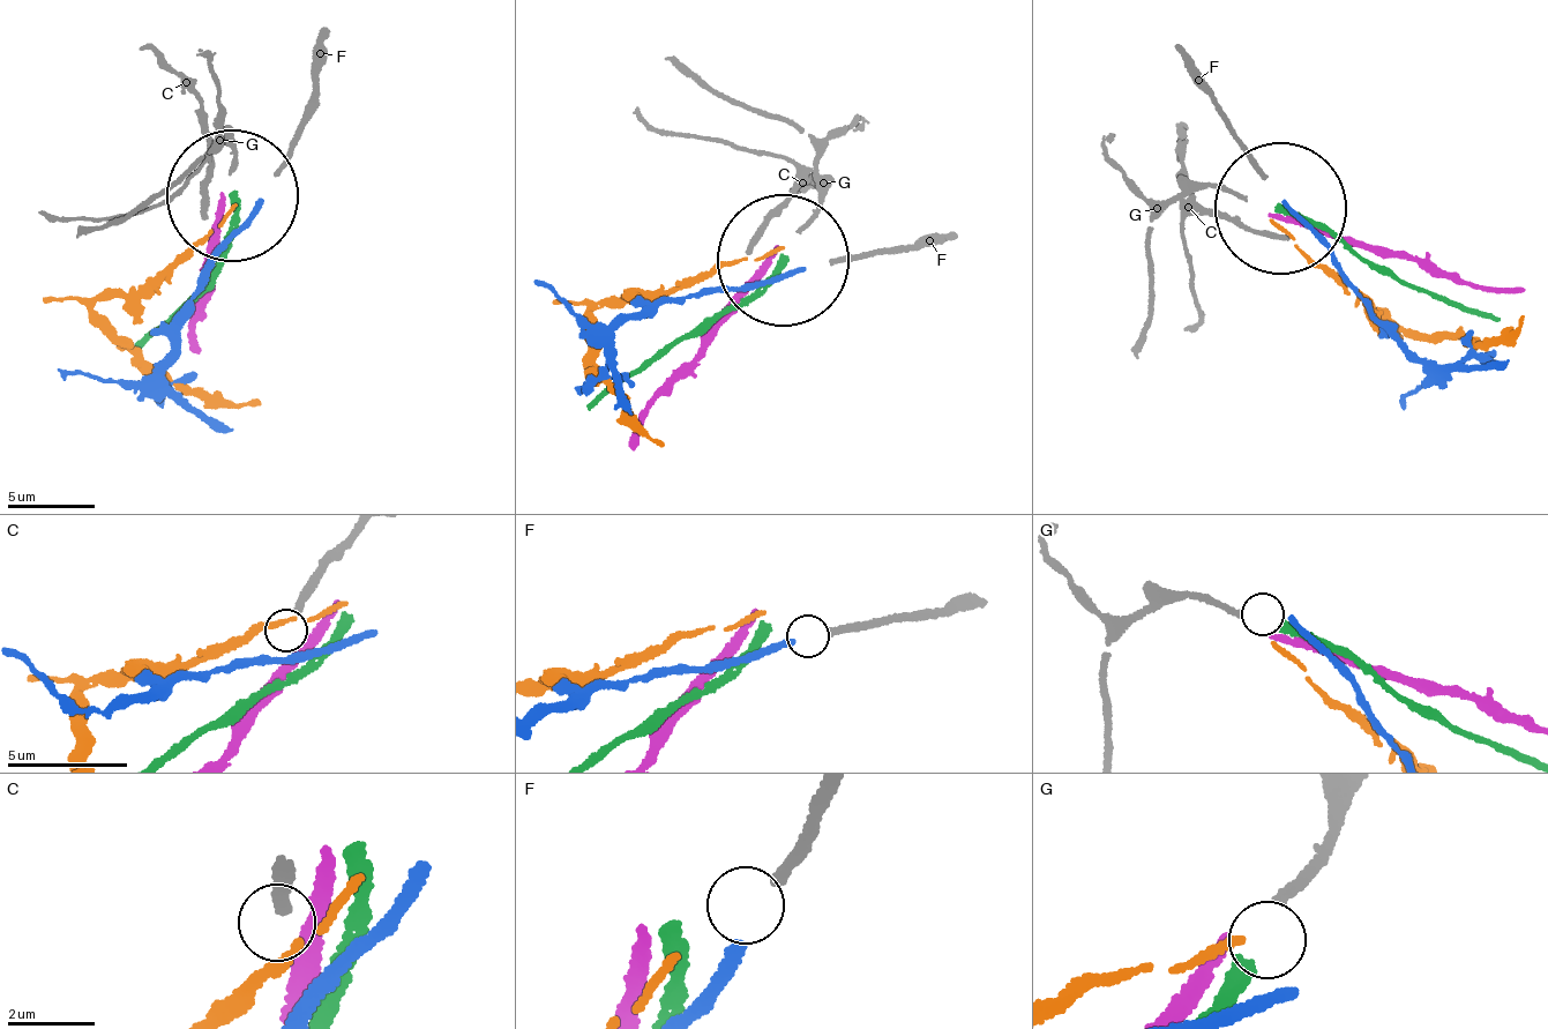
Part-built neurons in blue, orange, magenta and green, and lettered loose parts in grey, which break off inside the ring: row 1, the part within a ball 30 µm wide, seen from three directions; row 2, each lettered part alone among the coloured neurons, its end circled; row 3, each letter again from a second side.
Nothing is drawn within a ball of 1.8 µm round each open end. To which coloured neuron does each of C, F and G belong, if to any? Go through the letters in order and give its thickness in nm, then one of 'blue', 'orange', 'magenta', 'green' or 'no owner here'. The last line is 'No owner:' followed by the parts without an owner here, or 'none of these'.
C: 280 nm | no owner here
F: 280 nm | blue
G: 260 nm | green
No owner: C

